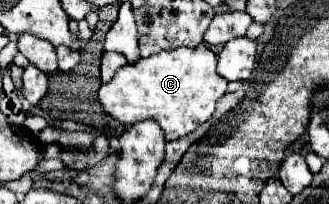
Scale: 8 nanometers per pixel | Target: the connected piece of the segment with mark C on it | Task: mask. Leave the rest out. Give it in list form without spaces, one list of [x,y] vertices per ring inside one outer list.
[[[199,44],[197,48],[161,52],[139,60],[133,68],[119,68],[111,82],[99,88],[99,104],[105,114],[125,128],[151,118],[161,126],[167,142],[179,140],[207,122],[215,112],[217,100],[225,94],[229,82],[217,76],[215,66],[217,56],[205,44]]]

